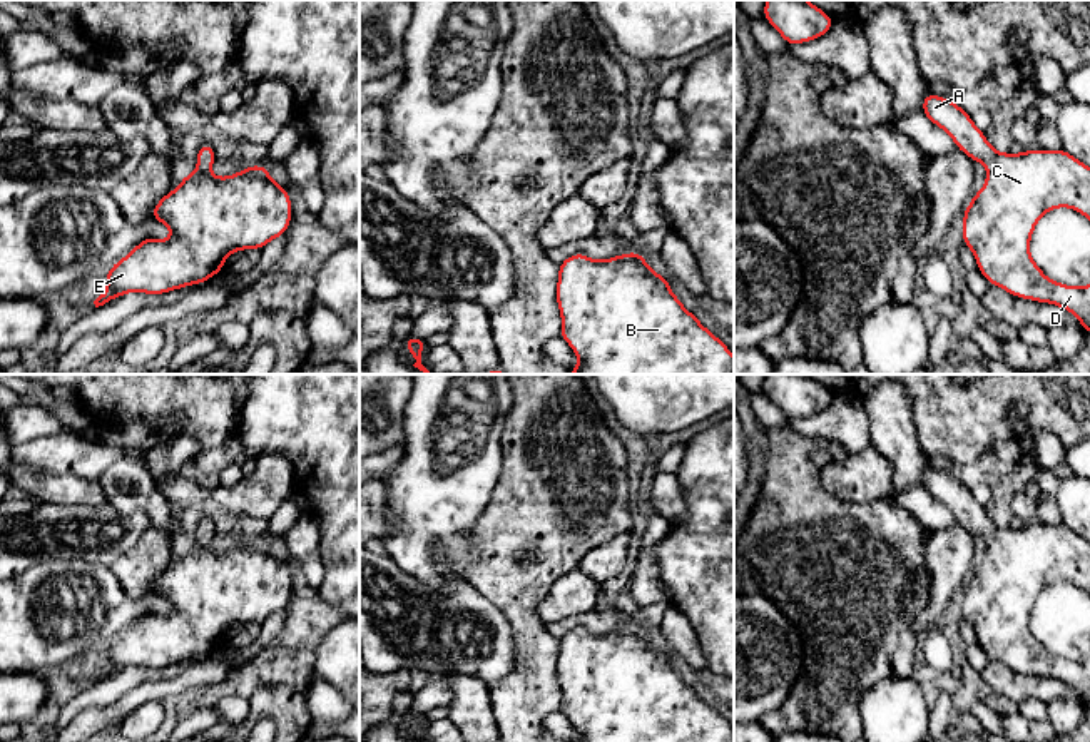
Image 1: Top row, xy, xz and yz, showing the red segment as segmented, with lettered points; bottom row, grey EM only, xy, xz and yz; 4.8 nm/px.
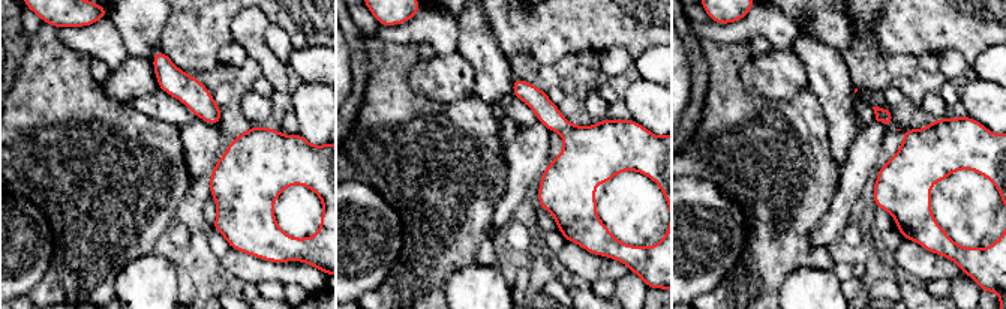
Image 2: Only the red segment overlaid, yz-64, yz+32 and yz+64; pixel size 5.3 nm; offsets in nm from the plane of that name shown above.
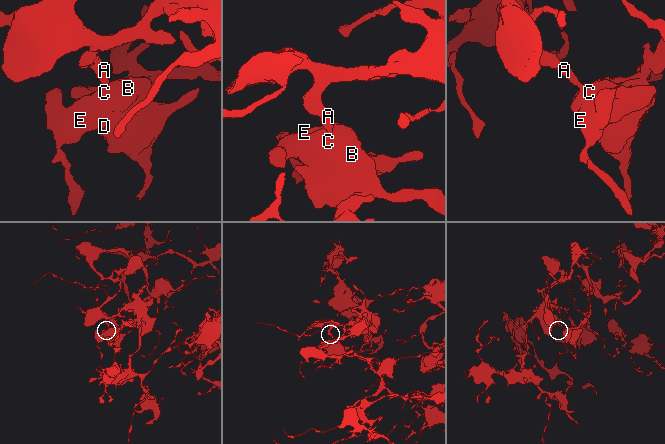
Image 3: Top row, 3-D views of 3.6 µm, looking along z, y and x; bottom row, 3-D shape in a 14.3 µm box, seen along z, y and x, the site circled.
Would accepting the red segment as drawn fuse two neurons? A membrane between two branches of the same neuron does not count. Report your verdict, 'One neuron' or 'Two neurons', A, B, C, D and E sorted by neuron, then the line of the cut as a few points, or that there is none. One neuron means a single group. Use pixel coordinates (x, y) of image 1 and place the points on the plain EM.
One neuron. Groups: A B C D E. No split

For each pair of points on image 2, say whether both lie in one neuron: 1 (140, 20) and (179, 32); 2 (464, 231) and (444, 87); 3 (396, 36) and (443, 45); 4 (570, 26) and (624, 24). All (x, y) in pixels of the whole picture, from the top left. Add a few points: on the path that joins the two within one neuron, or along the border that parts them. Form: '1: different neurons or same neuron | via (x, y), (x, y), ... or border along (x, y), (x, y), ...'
1: different neurons | border along (170, 15), (162, 32), (161, 47)
2: different neurons | border along (413, 89), (446, 102), (455, 102), (474, 92)
3: same neuron | via (408, 33), (431, 33)
4: same neuron | via (583, 24), (610, 24)

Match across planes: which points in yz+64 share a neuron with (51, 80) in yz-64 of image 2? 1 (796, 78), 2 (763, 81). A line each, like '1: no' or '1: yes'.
1: no
2: no

